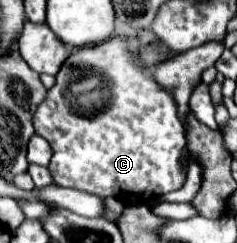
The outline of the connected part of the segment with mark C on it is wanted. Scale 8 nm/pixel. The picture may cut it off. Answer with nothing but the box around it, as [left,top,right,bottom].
[33,36,185,204]

